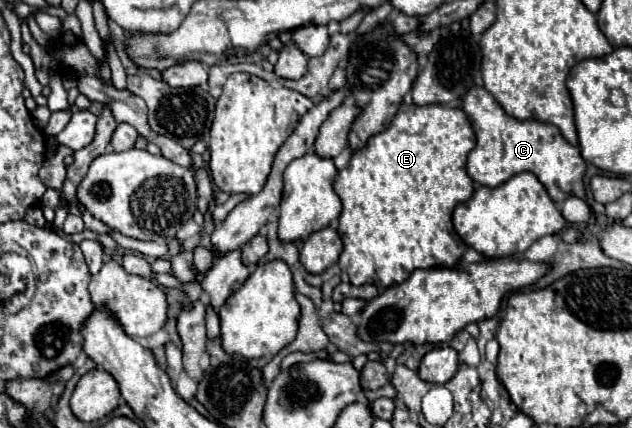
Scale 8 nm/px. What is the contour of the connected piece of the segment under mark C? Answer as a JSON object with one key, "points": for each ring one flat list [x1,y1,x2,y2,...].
{"points":[[473,87,473,91,465,95,461,109,467,113,477,139,477,145,469,153,467,161,467,173,477,185,499,187,513,175,529,171,543,183,543,187,547,189,549,197,555,201,557,207,561,207,563,201,571,195,585,201,583,175,587,163,583,163,579,147,567,143,557,127,533,119,529,121,513,119,483,87]]}

